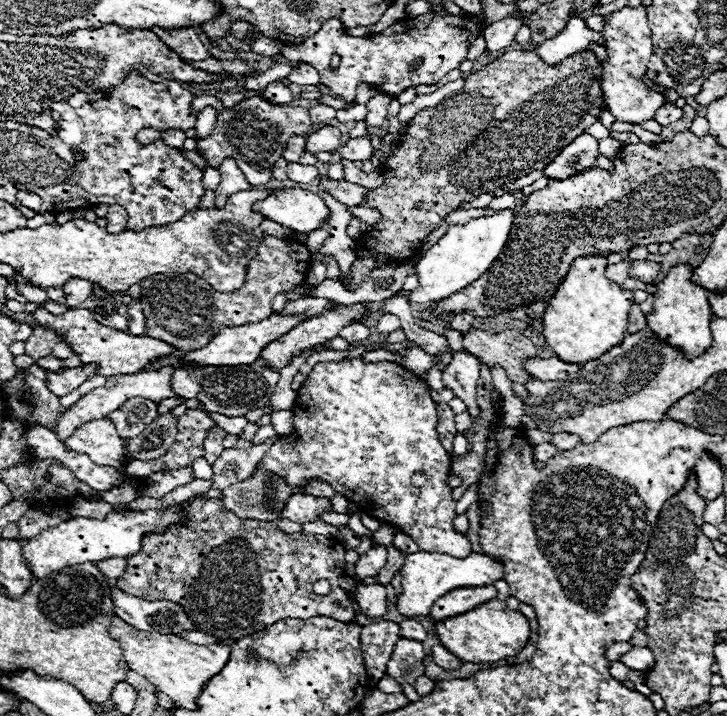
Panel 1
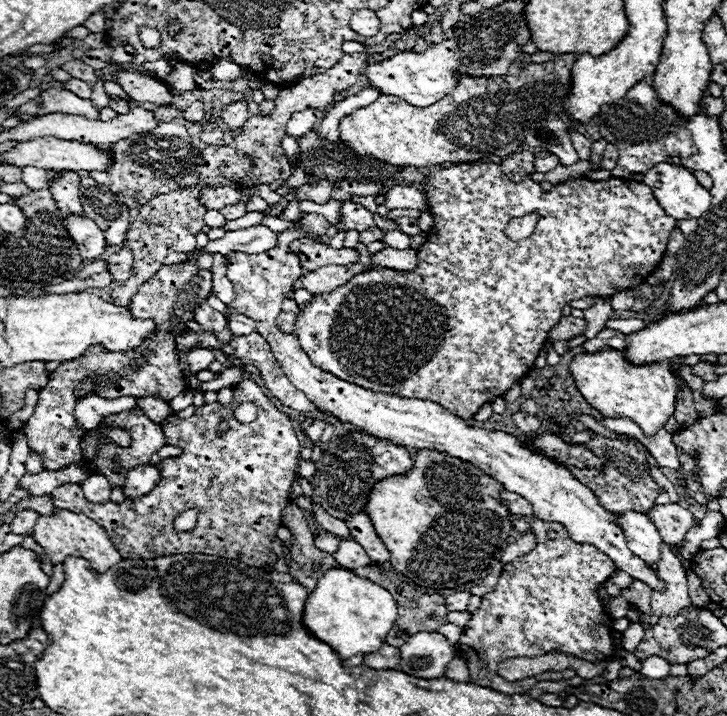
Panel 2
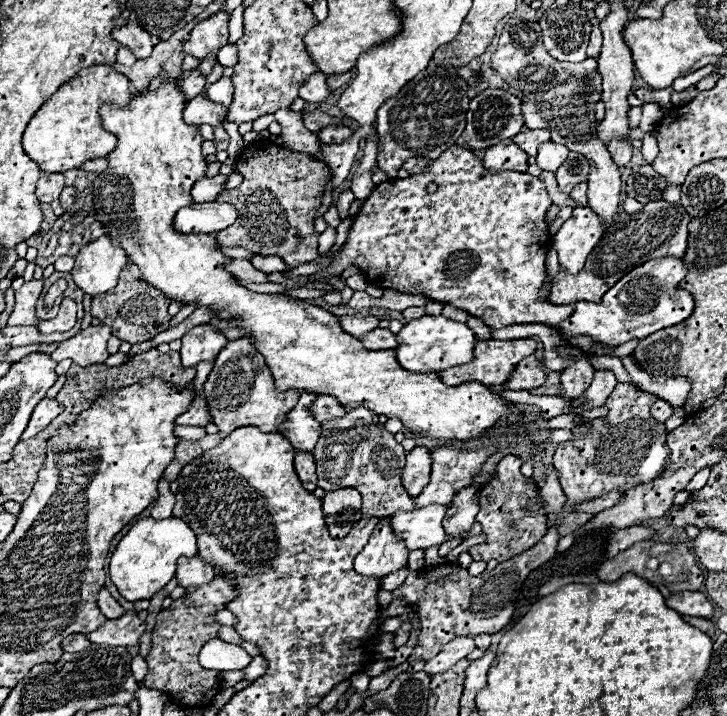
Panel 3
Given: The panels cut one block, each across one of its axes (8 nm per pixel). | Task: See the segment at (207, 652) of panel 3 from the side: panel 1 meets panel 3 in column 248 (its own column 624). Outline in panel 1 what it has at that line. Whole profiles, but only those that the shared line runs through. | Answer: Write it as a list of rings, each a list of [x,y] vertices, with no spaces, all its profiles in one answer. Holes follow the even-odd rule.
[[[632,646],[632,650],[628,654],[624,654],[620,658],[620,662],[624,662],[632,670],[644,672],[654,664],[654,652],[648,646]]]

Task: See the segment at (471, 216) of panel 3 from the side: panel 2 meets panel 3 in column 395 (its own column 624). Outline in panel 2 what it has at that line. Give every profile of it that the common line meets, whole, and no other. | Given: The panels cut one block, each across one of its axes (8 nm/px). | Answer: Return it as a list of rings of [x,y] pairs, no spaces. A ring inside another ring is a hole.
[[[458,164],[458,166],[446,168],[446,170],[438,170],[438,172],[434,172],[432,176],[428,176],[428,178],[426,178],[426,190],[424,190],[424,192],[426,192],[426,196],[428,196],[430,214],[434,216],[434,226],[432,226],[432,230],[428,232],[428,240],[424,242],[424,246],[422,246],[420,252],[418,252],[418,266],[416,266],[416,270],[412,270],[412,272],[396,272],[396,270],[388,270],[388,268],[372,268],[370,272],[356,274],[354,278],[348,280],[348,284],[336,288],[336,290],[330,292],[330,294],[312,296],[312,300],[310,300],[308,304],[300,306],[300,312],[298,312],[298,316],[296,316],[294,334],[296,334],[296,338],[300,340],[300,346],[302,346],[302,350],[308,354],[308,358],[312,358],[314,366],[320,366],[322,370],[328,370],[330,374],[336,374],[336,378],[344,378],[346,382],[356,382],[356,386],[364,386],[366,390],[384,390],[386,394],[400,394],[402,398],[424,398],[424,400],[430,400],[430,402],[436,402],[436,404],[444,406],[446,410],[450,410],[452,414],[460,416],[462,420],[472,418],[484,404],[490,404],[494,398],[502,396],[506,390],[512,388],[514,382],[522,380],[522,378],[528,374],[528,370],[532,370],[532,366],[534,366],[534,362],[536,362],[540,350],[542,350],[544,344],[546,344],[548,332],[552,330],[552,326],[556,326],[556,324],[560,322],[560,318],[562,318],[562,308],[564,308],[566,304],[570,304],[572,300],[580,300],[580,298],[584,298],[584,296],[602,296],[602,298],[614,296],[614,294],[624,292],[624,290],[628,290],[628,288],[632,288],[632,286],[636,286],[636,284],[642,284],[642,282],[650,276],[650,272],[660,264],[662,254],[664,254],[666,244],[668,244],[668,238],[670,238],[670,232],[672,232],[674,226],[676,226],[676,220],[672,220],[672,218],[664,212],[664,208],[662,208],[662,206],[658,204],[658,200],[654,198],[650,186],[646,186],[644,182],[634,182],[634,180],[630,180],[630,178],[628,178],[628,180],[624,180],[624,178],[610,178],[610,180],[602,180],[602,182],[594,182],[594,180],[588,180],[588,178],[570,178],[570,180],[566,180],[566,182],[556,184],[550,192],[542,192],[540,184],[532,182],[530,176],[526,176],[526,178],[524,178],[522,182],[518,182],[518,184],[510,182],[510,180],[502,174],[502,170],[500,170],[498,164]],[[534,212],[538,214],[538,222],[536,222],[536,228],[534,228],[532,236],[528,236],[528,238],[524,238],[524,240],[518,240],[518,242],[512,242],[512,240],[504,234],[504,228],[508,226],[508,222],[510,222],[512,218],[520,218],[520,216],[534,214]]]

